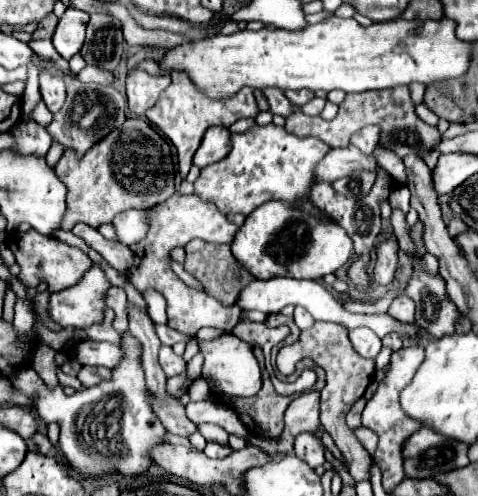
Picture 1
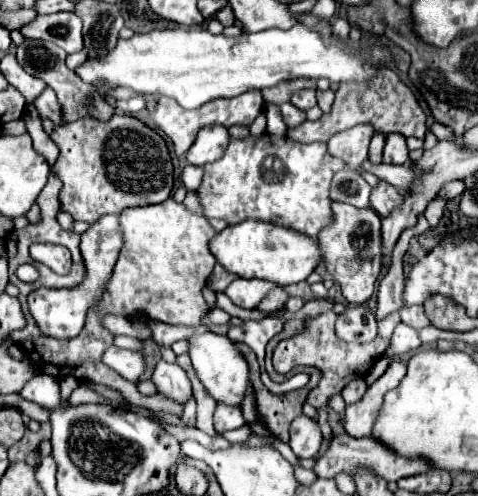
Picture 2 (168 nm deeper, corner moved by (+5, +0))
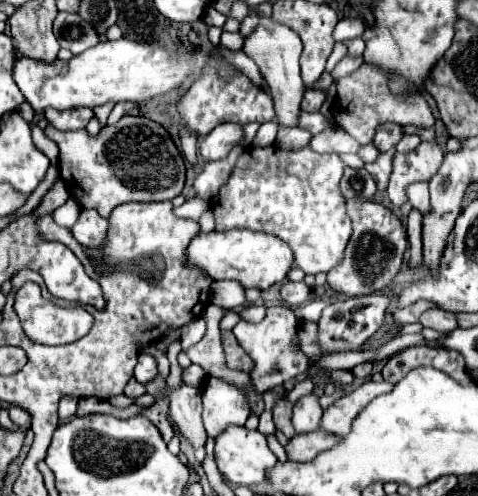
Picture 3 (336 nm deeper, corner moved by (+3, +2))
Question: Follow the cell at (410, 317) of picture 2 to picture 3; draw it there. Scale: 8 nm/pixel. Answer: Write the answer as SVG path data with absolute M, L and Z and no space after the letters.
M429 309L421 315L419 323L423 327L429 327L429 329L435 329L435 331L443 331L443 333L449 333L453 329L457 329L457 317L455 313L449 313L445 309Z

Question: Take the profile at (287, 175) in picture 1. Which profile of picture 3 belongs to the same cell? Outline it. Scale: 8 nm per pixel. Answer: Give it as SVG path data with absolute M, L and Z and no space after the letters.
M275 145L271 147L249 147L239 157L235 169L229 175L229 181L213 197L211 209L215 215L215 229L249 229L259 233L269 233L289 243L293 249L293 267L303 269L307 275L329 273L341 263L345 245L351 237L351 219L345 209L345 197L341 195L339 181L343 175L345 163L335 153L315 153L311 149L303 151L283 151Z

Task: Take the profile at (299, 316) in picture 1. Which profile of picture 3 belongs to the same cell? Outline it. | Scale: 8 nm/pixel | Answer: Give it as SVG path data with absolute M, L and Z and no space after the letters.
M287 281L281 285L281 297L287 305L291 307L299 307L301 303L305 303L311 295L311 287L305 285L305 281Z

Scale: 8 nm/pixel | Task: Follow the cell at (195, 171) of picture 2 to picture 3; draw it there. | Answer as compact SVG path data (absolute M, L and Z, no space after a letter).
M235 147L227 159L221 159L221 161L213 161L213 163L203 163L195 183L193 183L193 189L195 189L195 195L209 201L211 197L215 197L221 189L221 185L227 183L229 175L231 175L231 169L235 167L239 155L245 151L245 147Z

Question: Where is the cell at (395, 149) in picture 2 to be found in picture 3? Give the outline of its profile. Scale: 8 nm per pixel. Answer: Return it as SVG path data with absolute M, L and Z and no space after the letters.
M379 125L377 127L377 133L373 137L373 145L383 153L383 151L389 151L397 145L397 141L403 137L403 131L399 125Z

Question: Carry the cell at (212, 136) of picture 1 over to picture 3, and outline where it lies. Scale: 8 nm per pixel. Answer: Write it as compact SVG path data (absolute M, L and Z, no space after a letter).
M223 123L217 125L209 135L205 135L199 143L199 153L203 161L217 161L225 159L229 151L245 137L243 125L237 123Z

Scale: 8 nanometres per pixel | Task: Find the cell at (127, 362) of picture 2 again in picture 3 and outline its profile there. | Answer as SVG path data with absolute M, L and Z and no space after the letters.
M143 353L139 357L139 363L135 365L135 379L145 385L145 383L149 383L155 377L157 377L157 361L155 361L153 355Z

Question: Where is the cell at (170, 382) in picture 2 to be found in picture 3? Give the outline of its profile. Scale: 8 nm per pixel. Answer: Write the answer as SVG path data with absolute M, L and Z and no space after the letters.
M183 385L177 391L169 393L169 413L181 433L193 449L205 447L207 433L201 421L201 393L195 387Z

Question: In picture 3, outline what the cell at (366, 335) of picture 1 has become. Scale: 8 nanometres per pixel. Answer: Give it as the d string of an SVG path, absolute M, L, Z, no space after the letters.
M371 293L363 297L349 297L343 301L335 301L333 305L325 307L319 323L317 323L317 345L323 353L337 353L337 351L357 351L361 345L379 331L385 319L385 311L391 299L385 293Z

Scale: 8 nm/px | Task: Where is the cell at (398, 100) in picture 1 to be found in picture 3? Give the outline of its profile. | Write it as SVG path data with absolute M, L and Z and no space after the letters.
M363 63L359 69L349 73L347 77L341 77L337 83L337 109L335 109L335 121L337 125L347 131L351 137L355 137L361 145L367 145L373 141L375 129L383 123L397 123L397 125L419 125L419 127L433 127L435 119L433 113L423 97L409 97L409 101L401 97L393 97L389 91L389 77L381 73L381 69L375 69L373 65Z

